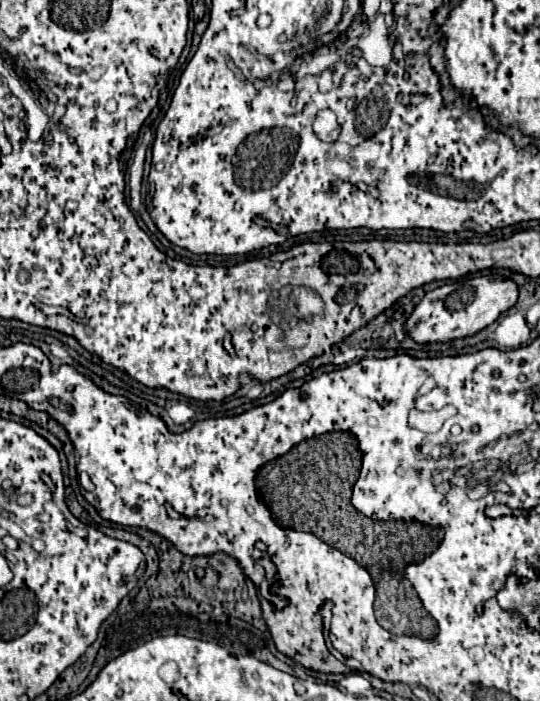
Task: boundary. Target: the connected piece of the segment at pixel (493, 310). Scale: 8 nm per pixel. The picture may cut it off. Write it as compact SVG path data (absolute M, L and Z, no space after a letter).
M500 276L460 278L456 282L426 292L426 296L420 300L420 304L412 310L412 314L406 320L406 334L418 344L450 342L456 338L474 336L476 332L490 326L502 312L512 308L516 300L518 288L512 280L504 280Z

